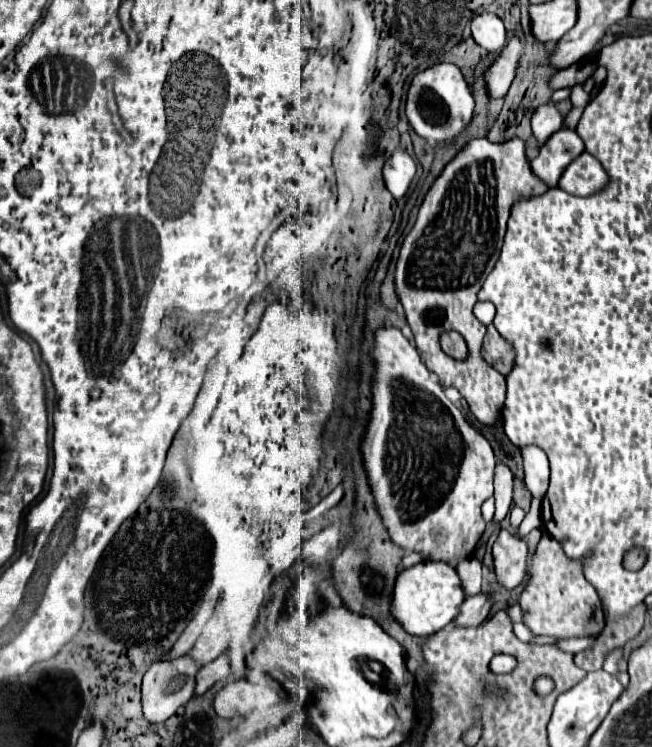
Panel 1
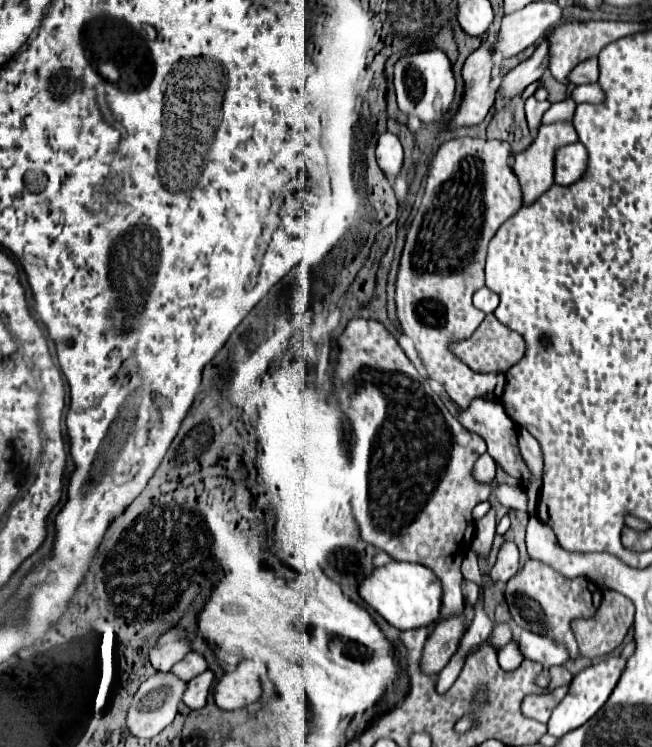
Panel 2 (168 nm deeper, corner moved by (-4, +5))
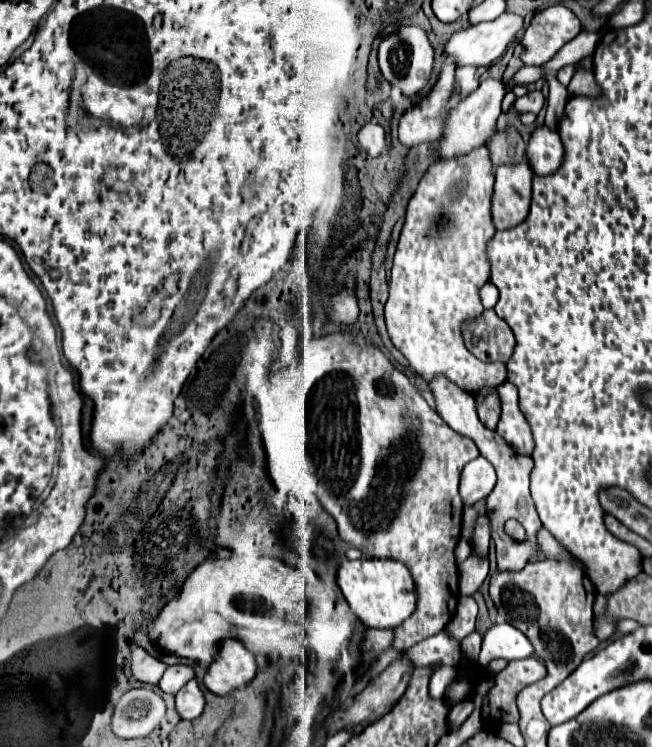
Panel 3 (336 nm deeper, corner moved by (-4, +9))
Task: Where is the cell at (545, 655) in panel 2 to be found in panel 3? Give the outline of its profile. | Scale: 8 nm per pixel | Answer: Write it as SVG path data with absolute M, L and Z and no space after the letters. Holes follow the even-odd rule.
M494 623L494 627L484 633L476 665L486 669L492 659L506 659L506 655L510 655L510 661L526 659L534 655L534 649L526 635L520 633L516 627L508 623Z

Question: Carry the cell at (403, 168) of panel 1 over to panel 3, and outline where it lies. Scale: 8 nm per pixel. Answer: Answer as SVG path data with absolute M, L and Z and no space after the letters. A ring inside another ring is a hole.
M366 123L360 131L358 131L358 143L360 147L370 155L370 157L378 157L384 149L386 149L386 139L384 139L384 129L376 123Z

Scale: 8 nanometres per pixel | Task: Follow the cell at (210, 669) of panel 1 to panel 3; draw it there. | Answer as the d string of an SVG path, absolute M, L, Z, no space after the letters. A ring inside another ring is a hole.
M196 679L188 681L178 693L176 693L176 711L182 721L200 717L204 711L204 695L196 683Z

